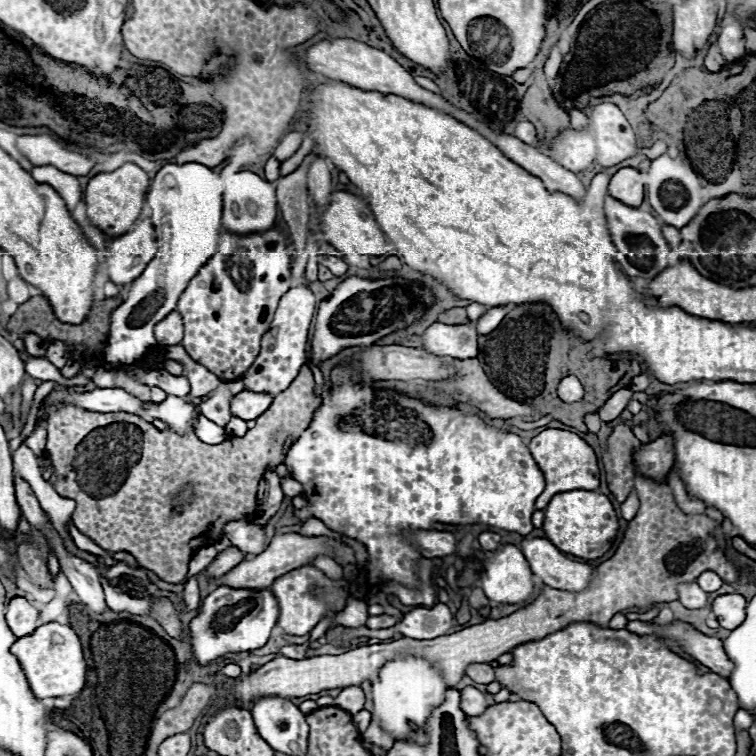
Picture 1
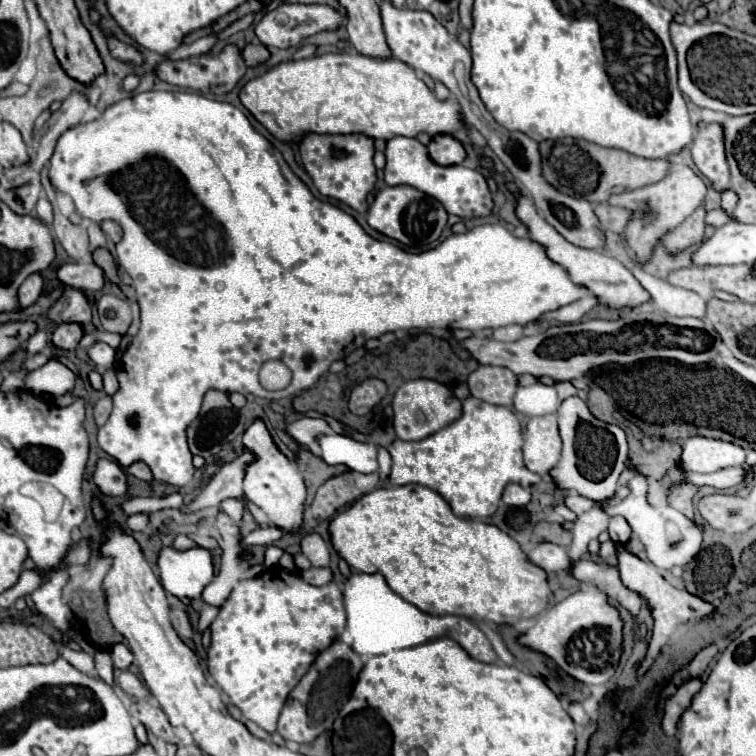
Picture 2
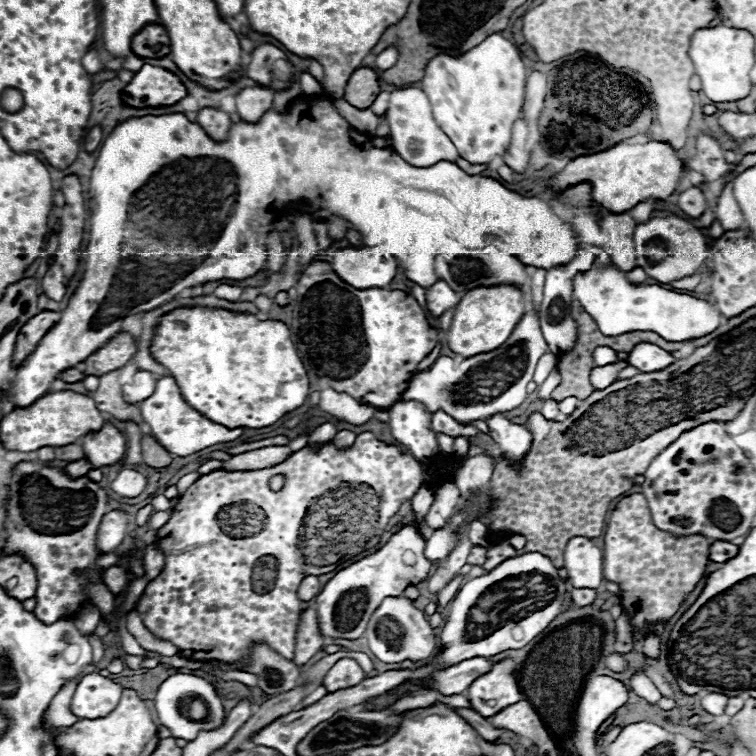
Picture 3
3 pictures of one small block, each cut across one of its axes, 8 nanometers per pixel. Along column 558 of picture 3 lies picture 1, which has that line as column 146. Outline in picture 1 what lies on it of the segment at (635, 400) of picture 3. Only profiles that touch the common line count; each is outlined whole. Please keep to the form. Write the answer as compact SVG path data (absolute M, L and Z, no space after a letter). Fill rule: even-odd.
M304 364L294 382L274 398L272 406L260 418L256 418L252 430L240 438L226 438L218 446L200 442L194 432L178 434L172 432L172 428L158 430L140 416L128 416L128 412L102 414L76 406L62 406L48 418L46 452L54 464L54 488L60 496L76 500L72 522L98 546L112 552L130 552L138 558L138 564L156 572L162 580L178 584L186 578L192 554L200 546L206 546L190 544L194 538L208 534L216 522L224 528L224 524L232 520L252 520L256 514L258 484L264 472L284 462L286 444L290 446L300 438L300 432L308 428L316 408L322 404L322 396L316 396L314 390L316 382L312 370ZM116 422L136 426L136 430L128 430L126 434L126 446L130 448L128 460L116 458L124 456L116 450L116 446L122 444L122 438L116 436L116 426L112 426ZM186 486L192 486L192 498L182 504L182 514L170 516L174 498L184 492Z

